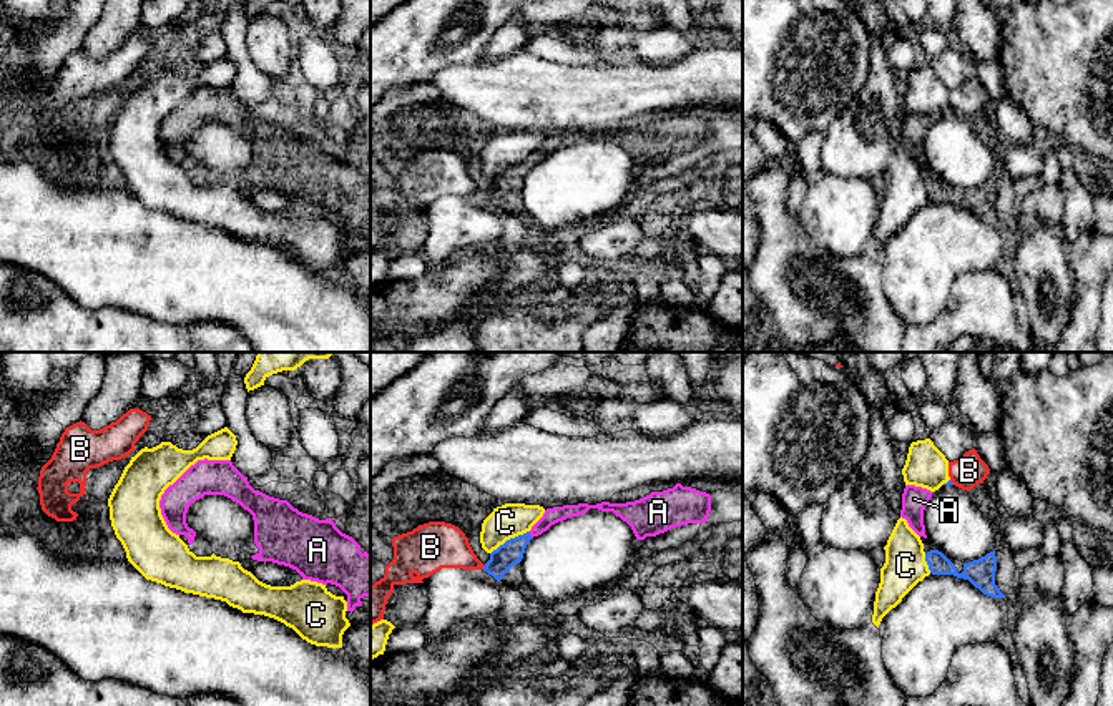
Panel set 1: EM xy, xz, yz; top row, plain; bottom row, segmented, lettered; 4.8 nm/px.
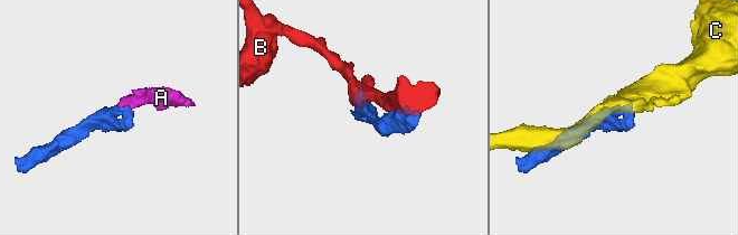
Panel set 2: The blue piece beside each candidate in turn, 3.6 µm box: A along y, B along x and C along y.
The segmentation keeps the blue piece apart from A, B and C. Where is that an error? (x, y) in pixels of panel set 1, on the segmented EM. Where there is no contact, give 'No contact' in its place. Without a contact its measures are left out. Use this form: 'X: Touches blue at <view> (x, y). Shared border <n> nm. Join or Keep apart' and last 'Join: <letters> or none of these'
A: Touches blue at xz (530, 535). Shared border 40 nm. Join
B: Touches blue at xz (484, 567). Shared border 30 nm. Keep apart
C: Touches blue at xz (510, 539). Shared border 220 nm. Keep apart
Join: A

